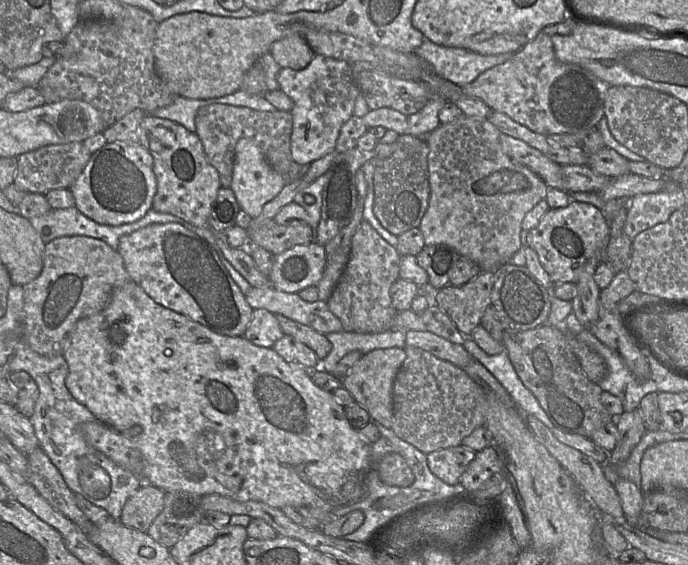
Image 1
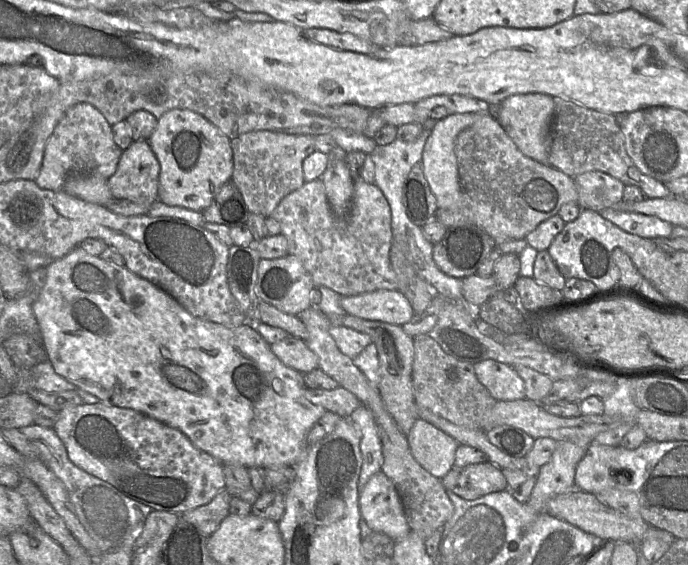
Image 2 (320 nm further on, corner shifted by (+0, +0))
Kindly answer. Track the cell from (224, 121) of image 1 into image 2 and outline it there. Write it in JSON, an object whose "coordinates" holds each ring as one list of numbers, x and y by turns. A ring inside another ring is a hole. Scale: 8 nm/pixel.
{"coordinates":[[267,130,252,131,230,140,233,153,231,181,239,189,250,213,268,217,289,193,299,189,304,179,303,161,315,150,314,138]]}

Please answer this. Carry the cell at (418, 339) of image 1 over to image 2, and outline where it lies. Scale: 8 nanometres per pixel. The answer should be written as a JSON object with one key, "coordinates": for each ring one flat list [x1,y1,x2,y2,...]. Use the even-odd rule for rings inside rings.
{"coordinates":[[493,359,473,364,479,382,497,401,525,399,525,384,515,369]]}

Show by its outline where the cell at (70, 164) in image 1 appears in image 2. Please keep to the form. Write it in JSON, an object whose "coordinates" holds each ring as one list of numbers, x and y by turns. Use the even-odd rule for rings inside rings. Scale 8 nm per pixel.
{"coordinates":[[79,103,68,109,48,139,35,181,41,188,62,191,71,174,97,174,108,179,117,170,122,153,114,141,112,126,103,114,89,103]]}

